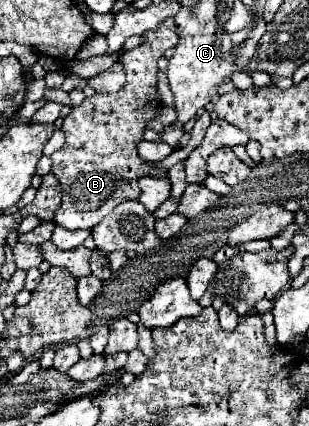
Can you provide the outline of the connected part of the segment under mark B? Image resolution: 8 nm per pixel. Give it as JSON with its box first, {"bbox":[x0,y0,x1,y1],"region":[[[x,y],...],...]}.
{"bbox":[52,18,178,230],"region":[[[168,18],[158,26],[154,32],[144,34],[144,42],[134,50],[124,50],[122,64],[126,66],[126,84],[116,94],[94,94],[92,98],[86,98],[80,106],[72,108],[72,112],[64,118],[62,132],[66,136],[66,142],[60,150],[56,150],[52,160],[52,174],[62,184],[62,206],[54,214],[54,222],[66,230],[90,230],[94,228],[118,202],[124,200],[136,200],[138,190],[138,178],[140,176],[158,176],[164,178],[166,170],[156,170],[144,164],[144,160],[136,154],[136,144],[142,140],[142,132],[146,128],[146,120],[156,116],[156,106],[160,106],[156,96],[156,74],[158,74],[158,58],[178,44],[178,34],[174,20]]]}

